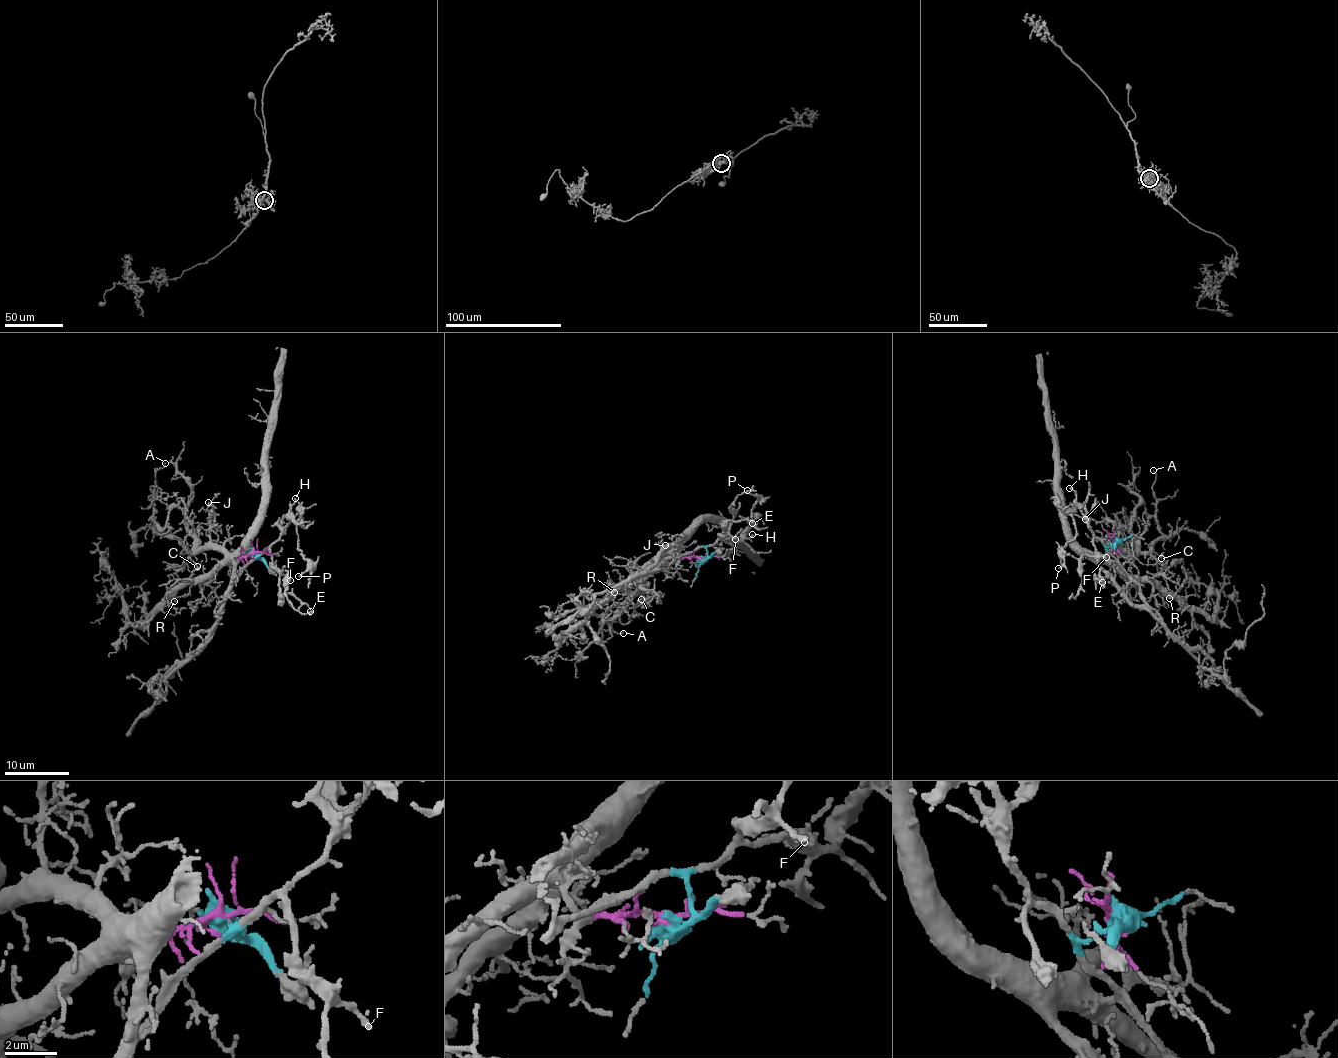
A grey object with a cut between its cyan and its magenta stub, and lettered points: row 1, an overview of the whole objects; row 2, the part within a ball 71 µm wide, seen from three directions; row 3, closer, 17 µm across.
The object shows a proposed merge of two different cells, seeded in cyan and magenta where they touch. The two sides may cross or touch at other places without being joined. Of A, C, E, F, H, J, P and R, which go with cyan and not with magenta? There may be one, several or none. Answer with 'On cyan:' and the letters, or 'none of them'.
On cyan: E, F, H, P

